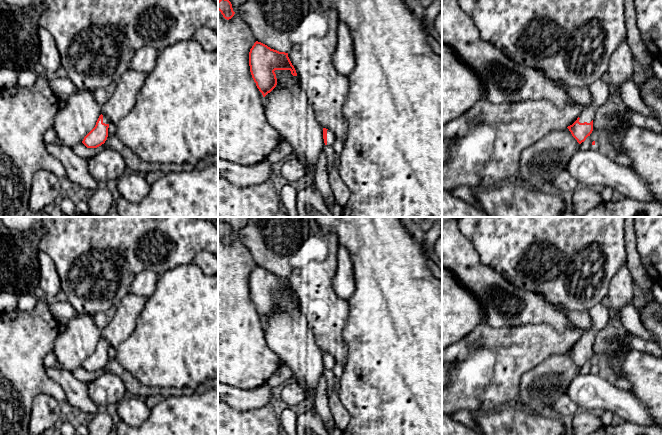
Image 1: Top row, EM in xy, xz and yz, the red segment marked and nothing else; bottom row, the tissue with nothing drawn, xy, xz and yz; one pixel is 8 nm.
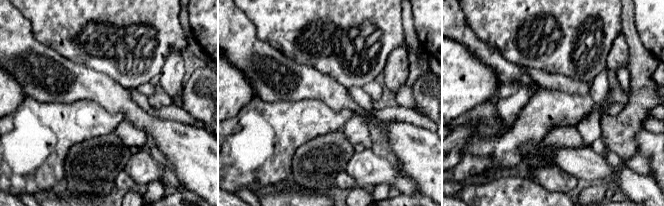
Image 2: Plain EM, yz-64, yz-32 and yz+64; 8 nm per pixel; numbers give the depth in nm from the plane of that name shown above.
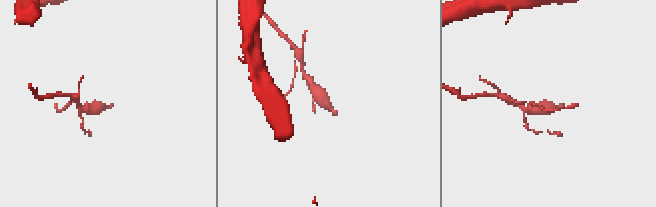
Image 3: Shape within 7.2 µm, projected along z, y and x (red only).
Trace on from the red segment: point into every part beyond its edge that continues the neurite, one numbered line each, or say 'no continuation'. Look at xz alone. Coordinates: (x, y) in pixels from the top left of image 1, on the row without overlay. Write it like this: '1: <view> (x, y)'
1: xz (330, 360)

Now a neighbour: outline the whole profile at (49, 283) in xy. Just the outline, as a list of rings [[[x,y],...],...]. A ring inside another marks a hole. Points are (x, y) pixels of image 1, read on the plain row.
[[[39,251],[38,259],[40,264],[39,293],[49,300],[61,292],[60,278],[56,266],[49,255]]]

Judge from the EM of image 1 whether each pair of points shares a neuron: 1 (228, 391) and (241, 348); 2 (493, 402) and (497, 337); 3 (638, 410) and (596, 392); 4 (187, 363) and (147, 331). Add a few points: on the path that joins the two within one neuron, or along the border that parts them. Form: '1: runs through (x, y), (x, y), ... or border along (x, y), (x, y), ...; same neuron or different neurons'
1: border along (228, 384), (234, 387), (253, 388); different neurons
2: runs through (504, 386), (504, 353); same neuron
3: runs through (628, 407), (606, 396); same neuron
4: runs through (177, 353), (171, 347), (163, 347), (157, 341); same neuron

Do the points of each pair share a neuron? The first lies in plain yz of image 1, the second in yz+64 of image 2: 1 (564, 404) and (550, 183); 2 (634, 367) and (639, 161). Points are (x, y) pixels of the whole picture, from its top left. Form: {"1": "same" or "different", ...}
{"1": "same", "2": "different"}

